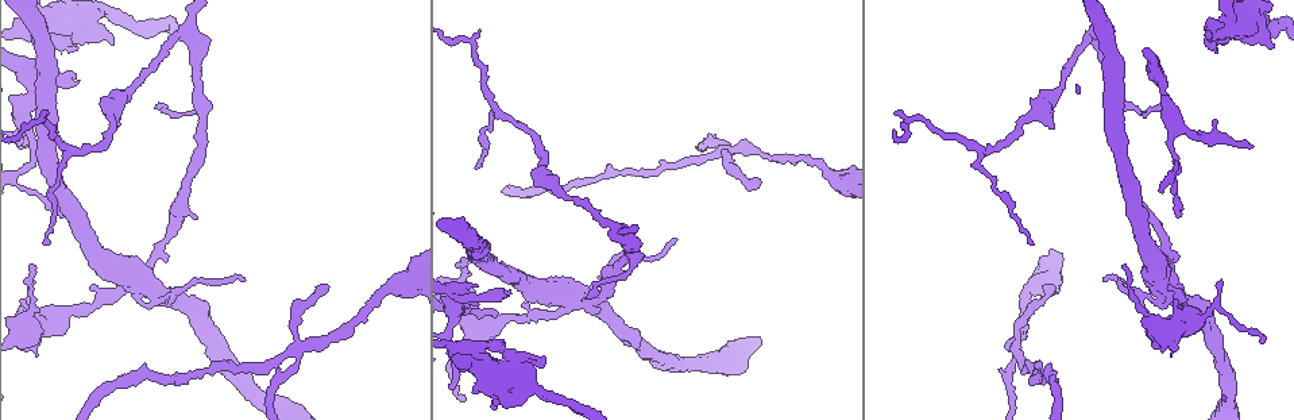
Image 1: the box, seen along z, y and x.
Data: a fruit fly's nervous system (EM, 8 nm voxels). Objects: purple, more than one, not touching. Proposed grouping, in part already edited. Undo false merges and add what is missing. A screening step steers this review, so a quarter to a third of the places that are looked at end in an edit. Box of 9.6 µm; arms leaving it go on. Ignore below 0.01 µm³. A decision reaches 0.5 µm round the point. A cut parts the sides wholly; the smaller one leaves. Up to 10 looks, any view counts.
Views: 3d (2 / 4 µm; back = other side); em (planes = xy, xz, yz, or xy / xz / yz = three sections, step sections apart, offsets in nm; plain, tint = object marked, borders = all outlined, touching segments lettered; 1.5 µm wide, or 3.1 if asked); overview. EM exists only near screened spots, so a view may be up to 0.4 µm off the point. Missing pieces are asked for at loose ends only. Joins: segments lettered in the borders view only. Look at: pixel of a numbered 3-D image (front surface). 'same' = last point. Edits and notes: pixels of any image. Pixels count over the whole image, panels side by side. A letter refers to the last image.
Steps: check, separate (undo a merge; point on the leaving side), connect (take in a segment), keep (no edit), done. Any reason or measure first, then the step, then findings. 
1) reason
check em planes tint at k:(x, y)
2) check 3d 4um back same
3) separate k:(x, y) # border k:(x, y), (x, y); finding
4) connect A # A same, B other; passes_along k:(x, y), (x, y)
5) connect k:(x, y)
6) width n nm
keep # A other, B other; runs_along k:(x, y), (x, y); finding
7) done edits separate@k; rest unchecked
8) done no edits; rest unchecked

an open end
check 3d 2um at 1:(493, 346)

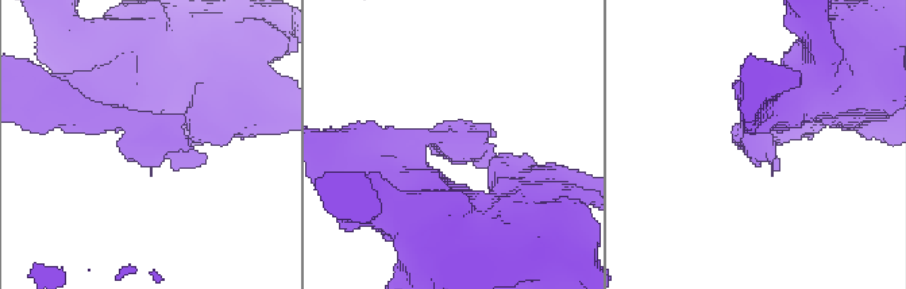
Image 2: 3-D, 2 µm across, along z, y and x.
check em planes borders at 2:(752, 158)

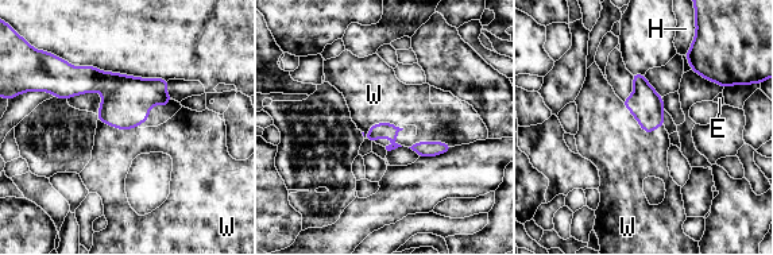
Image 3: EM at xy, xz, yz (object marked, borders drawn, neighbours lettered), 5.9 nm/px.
connect W # E other, H other, W same; passes_along 3:(646, 105), (641, 127), (609, 135); the neuron continues

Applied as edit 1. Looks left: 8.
check overview

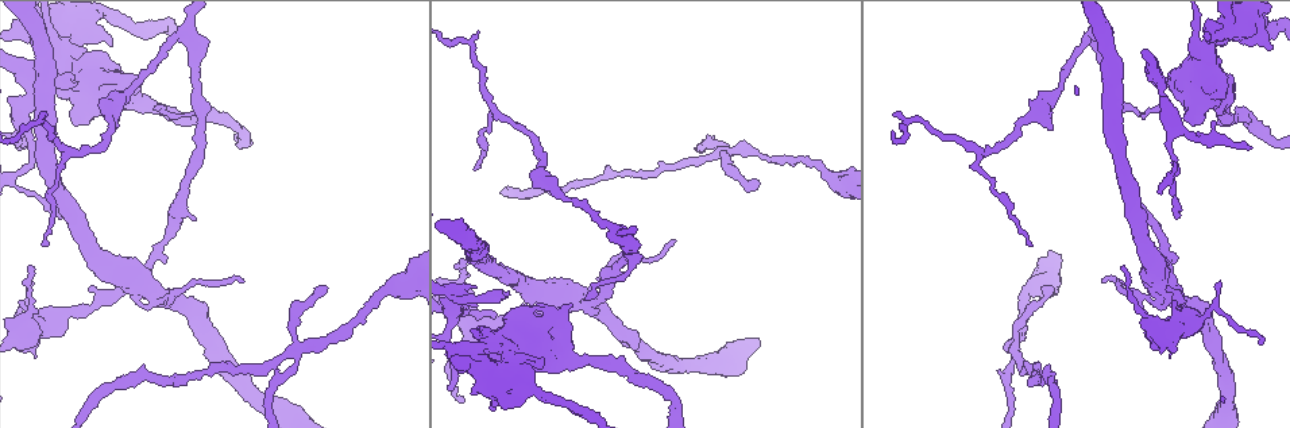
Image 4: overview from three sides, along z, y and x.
an open end
check em xz step 8 plain at 4:(571, 305)

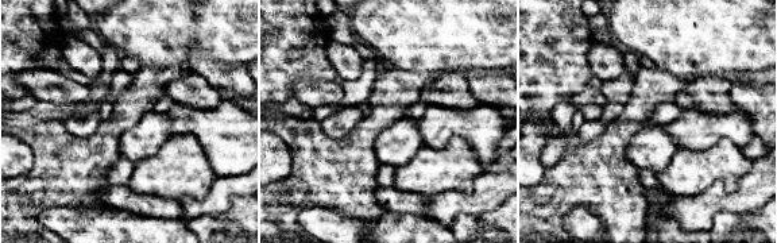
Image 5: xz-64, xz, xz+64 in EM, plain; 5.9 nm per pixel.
check em xz step 8 borders same

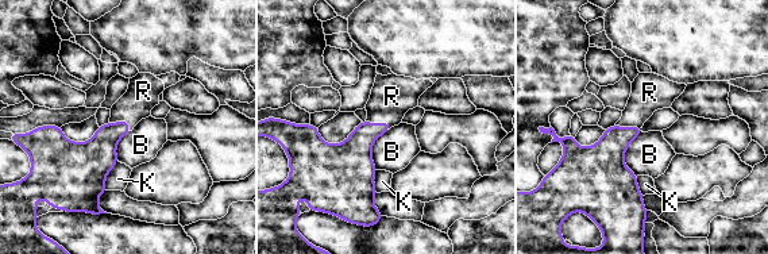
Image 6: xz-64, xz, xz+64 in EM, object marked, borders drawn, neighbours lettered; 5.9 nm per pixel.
connect R # B other, K other, R same; passes_along 6:(352, 156), (379, 123), (392, 96); the neuron continues

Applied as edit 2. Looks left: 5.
four or more arms meet
check 3d 4um back at 4:(1163, 283)

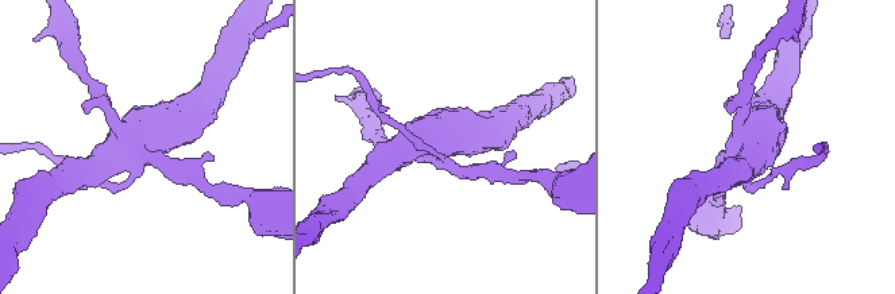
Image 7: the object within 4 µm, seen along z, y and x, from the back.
need the tissue
check em planes tint at 7:(122, 143)

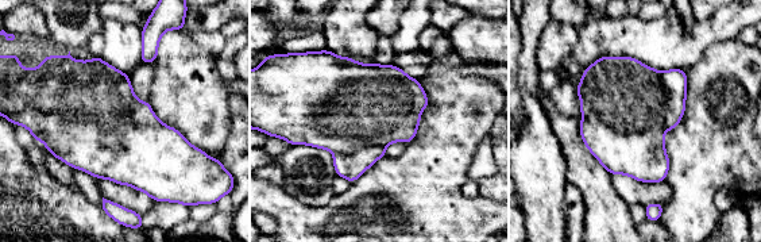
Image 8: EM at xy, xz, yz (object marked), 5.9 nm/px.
what lies round it
check em planes borders same

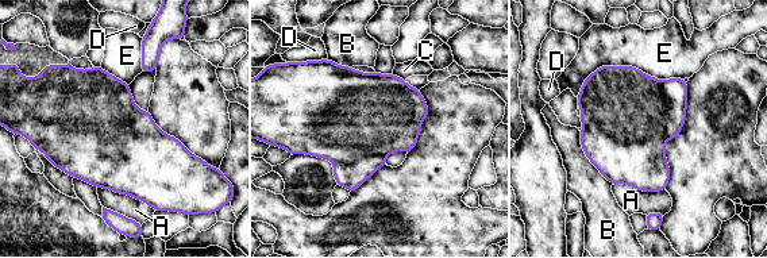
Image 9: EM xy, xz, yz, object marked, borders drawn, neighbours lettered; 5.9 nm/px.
keep # A other, B other, C other, D other, E other; border 9:(392, 73), (404, 80); one neuron here

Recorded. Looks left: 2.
three arms meet
check 3d 4um at 4:(1190, 319)

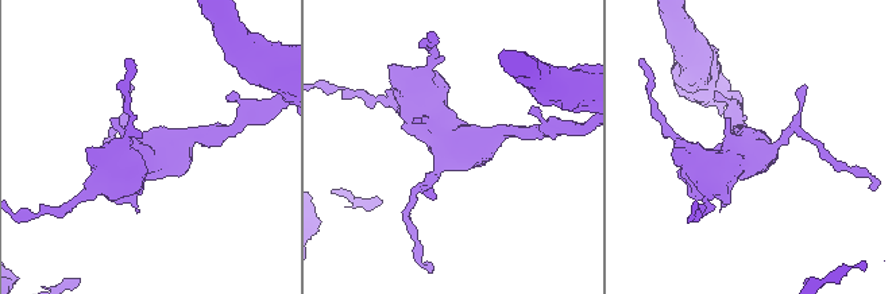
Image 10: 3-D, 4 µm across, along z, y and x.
shape alone is not enough
check em planes borders at 10:(755, 148)

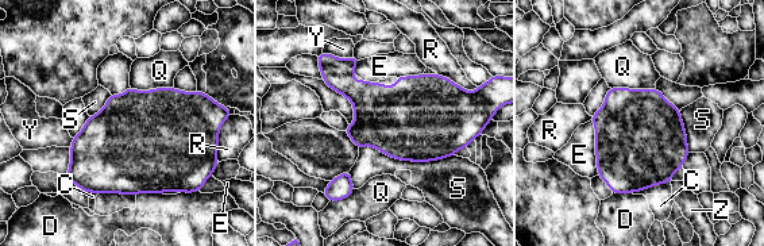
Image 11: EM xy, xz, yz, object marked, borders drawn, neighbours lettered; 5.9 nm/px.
longest_contact S 550 nm
keep # C other, D other, E other, Q other, R other, S other, Y other, Z other; border 11:(359, 148), (413, 161), (454, 156); one neuron here

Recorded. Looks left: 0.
done edits connect@3, connect@6; rest unchecked

